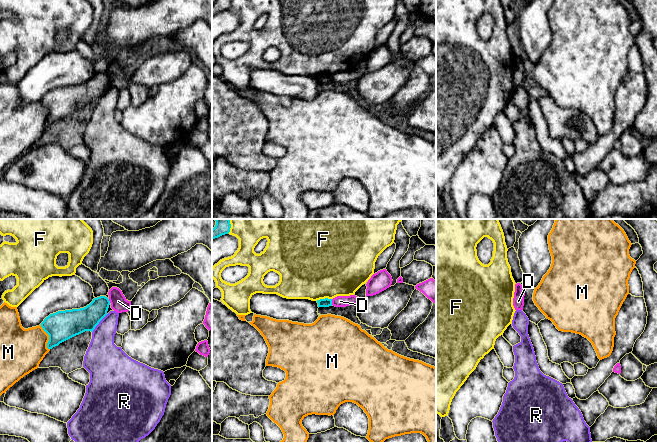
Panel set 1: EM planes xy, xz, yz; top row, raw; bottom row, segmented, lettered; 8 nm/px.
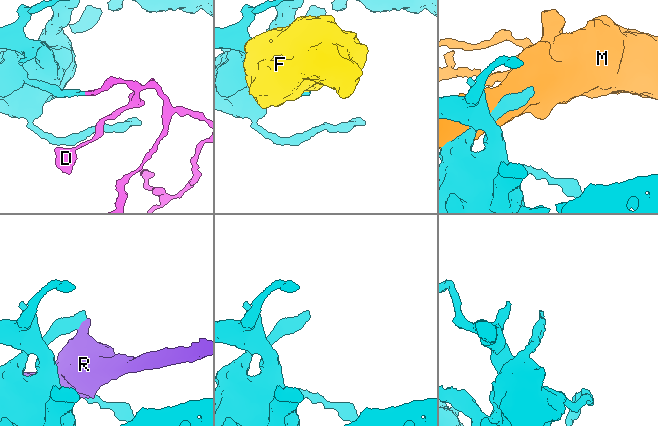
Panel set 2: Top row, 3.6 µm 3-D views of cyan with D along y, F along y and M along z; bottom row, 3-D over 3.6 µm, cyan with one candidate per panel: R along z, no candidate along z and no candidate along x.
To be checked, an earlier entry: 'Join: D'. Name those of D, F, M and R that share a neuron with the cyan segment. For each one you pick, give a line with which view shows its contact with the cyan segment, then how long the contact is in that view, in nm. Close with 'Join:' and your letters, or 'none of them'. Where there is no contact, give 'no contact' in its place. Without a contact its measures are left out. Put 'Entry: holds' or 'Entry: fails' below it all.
Join: none of them
Entry: fails

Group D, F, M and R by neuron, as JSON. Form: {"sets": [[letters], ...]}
{"sets": [["D"], ["F"], ["M"], ["R"]]}

